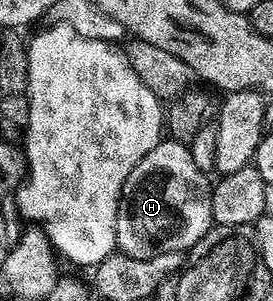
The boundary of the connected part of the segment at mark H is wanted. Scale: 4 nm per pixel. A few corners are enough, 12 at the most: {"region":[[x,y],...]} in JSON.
{"region":[[161,140],[123,185],[115,245],[135,258],[212,229],[208,175]]}

